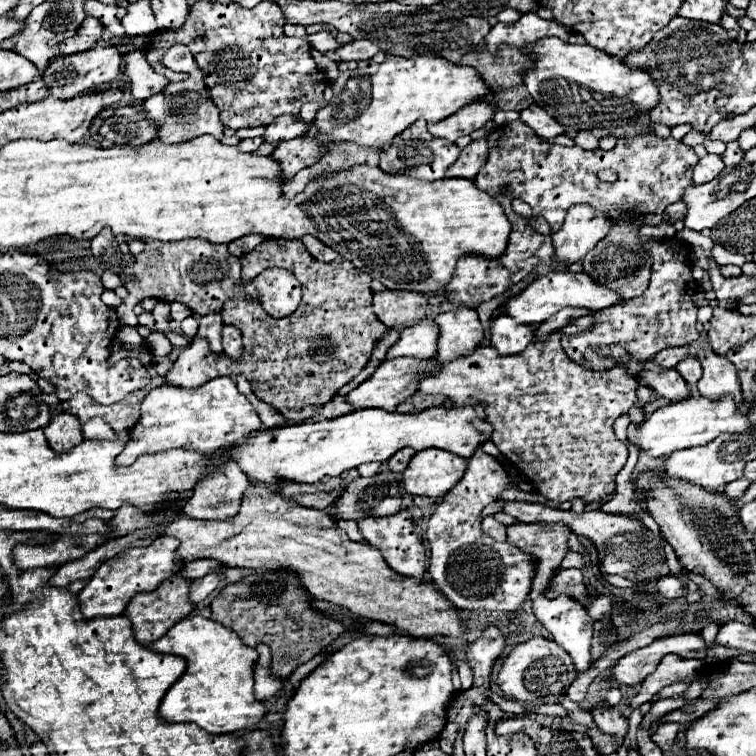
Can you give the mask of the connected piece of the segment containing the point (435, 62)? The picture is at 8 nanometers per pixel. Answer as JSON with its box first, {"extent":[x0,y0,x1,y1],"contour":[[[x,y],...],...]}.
{"extent":[313,55,489,149],"contour":[[[419,55],[411,59],[391,57],[383,63],[359,61],[359,65],[363,67],[363,77],[341,79],[347,81],[343,83],[347,87],[331,99],[335,103],[325,105],[315,115],[313,125],[321,131],[323,139],[335,143],[355,141],[361,147],[385,149],[391,145],[395,135],[419,117],[427,123],[437,123],[459,111],[469,101],[475,101],[477,97],[483,99],[489,93],[489,87],[473,67],[455,65],[433,55]]]}

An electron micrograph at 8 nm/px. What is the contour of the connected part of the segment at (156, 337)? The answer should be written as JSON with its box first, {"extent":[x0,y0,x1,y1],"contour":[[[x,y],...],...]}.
{"extent":[145,331,171,355],"contour":[[[153,331],[145,341],[147,341],[147,345],[149,345],[153,355],[167,355],[171,351],[169,339],[163,333],[159,333],[159,331]]]}

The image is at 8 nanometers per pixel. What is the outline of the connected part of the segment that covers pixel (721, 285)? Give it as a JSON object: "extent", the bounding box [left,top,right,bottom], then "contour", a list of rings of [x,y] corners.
{"extent":[707,255,753,309],"contour":[[[707,255],[709,261],[709,275],[711,275],[711,283],[713,283],[713,291],[717,293],[717,301],[719,307],[723,309],[733,309],[739,303],[747,303],[745,297],[753,287],[753,279],[747,275],[735,277],[735,279],[725,279],[719,271],[719,265],[715,263],[713,255]]]}

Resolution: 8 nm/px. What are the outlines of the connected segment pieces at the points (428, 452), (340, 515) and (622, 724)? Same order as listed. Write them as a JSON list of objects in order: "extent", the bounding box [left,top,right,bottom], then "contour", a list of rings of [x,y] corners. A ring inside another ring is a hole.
[{"extent":[401,449,467,497],"contour":[[[425,449],[425,451],[417,451],[413,455],[413,461],[409,461],[409,469],[405,469],[403,479],[401,479],[401,487],[411,493],[411,495],[429,495],[429,497],[443,497],[465,473],[467,467],[467,459],[457,457],[455,453],[449,453],[445,449]]]},{"extent":[327,471,401,521],"contour":[[[381,471],[371,479],[355,479],[327,509],[333,521],[361,521],[367,517],[389,517],[401,509],[399,475]]]},{"extent":[593,707,629,739],"contour":[[[595,707],[593,709],[593,719],[597,723],[597,727],[607,733],[607,735],[613,735],[617,739],[623,739],[627,735],[627,729],[629,729],[629,723],[627,719],[615,711],[615,709],[601,709],[601,707]]]}]

